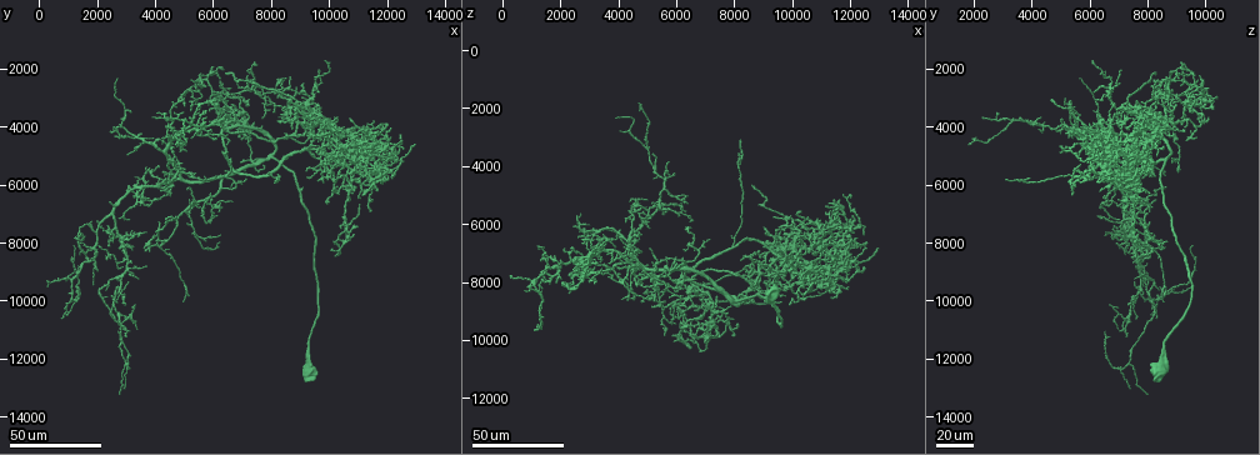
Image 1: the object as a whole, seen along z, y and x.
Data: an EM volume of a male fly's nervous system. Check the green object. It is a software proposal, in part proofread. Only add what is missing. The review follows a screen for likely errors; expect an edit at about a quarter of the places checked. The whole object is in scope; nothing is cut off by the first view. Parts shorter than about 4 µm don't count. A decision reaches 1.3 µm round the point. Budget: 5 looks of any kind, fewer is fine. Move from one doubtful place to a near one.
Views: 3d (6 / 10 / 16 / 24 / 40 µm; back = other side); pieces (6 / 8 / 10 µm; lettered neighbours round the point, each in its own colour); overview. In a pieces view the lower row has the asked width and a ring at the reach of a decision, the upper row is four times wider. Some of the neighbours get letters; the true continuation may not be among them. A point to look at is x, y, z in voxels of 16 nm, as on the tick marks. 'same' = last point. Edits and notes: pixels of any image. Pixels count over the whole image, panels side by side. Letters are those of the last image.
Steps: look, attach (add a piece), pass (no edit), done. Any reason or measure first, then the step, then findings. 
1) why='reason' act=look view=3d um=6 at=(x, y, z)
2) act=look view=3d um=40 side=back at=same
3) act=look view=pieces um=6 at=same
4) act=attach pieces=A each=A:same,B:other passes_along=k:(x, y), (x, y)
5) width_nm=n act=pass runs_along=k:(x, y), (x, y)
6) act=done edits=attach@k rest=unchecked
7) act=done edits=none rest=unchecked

act=look view=3d um=40 at=(12400, 4300, 6300)

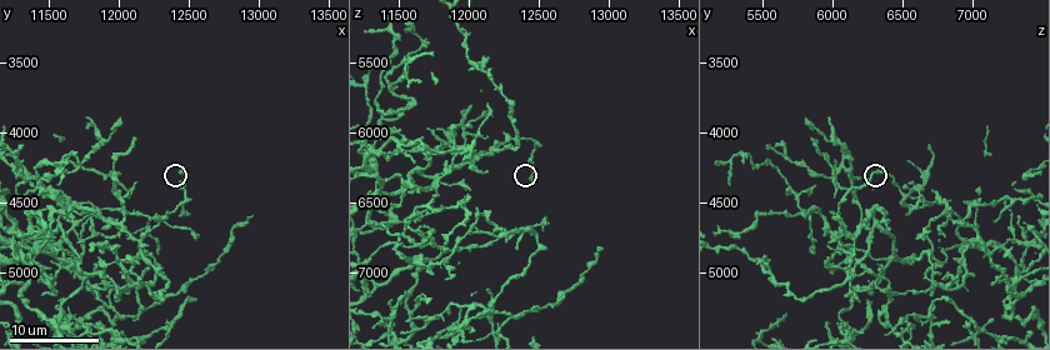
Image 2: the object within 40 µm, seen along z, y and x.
act=look view=pieces um=6 at=(12480, 4260, 6360)

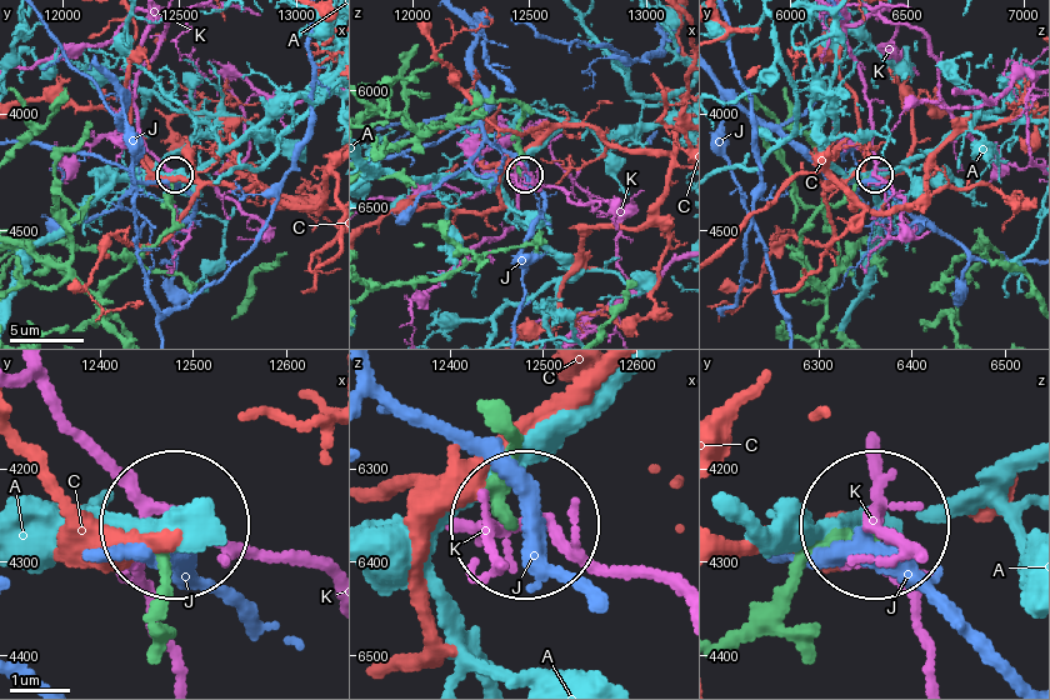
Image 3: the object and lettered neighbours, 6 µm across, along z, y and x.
act=pass each=A:other,C:other,J:other,K:other runs_along=3:(858, 244), (824, 293), (804, 266), (803, 233), (871, 178) found='no lettered piece goes on from it'

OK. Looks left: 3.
why='free end' act=look view=3d um=40 at=(11000, 7400, 7300)

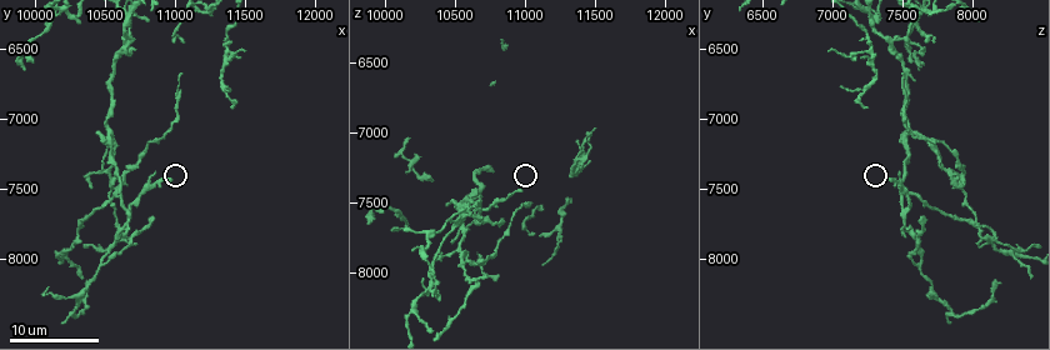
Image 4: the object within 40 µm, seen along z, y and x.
why='what lies round it' act=look view=pieces um=10 at=(10980, 7440, 7400)

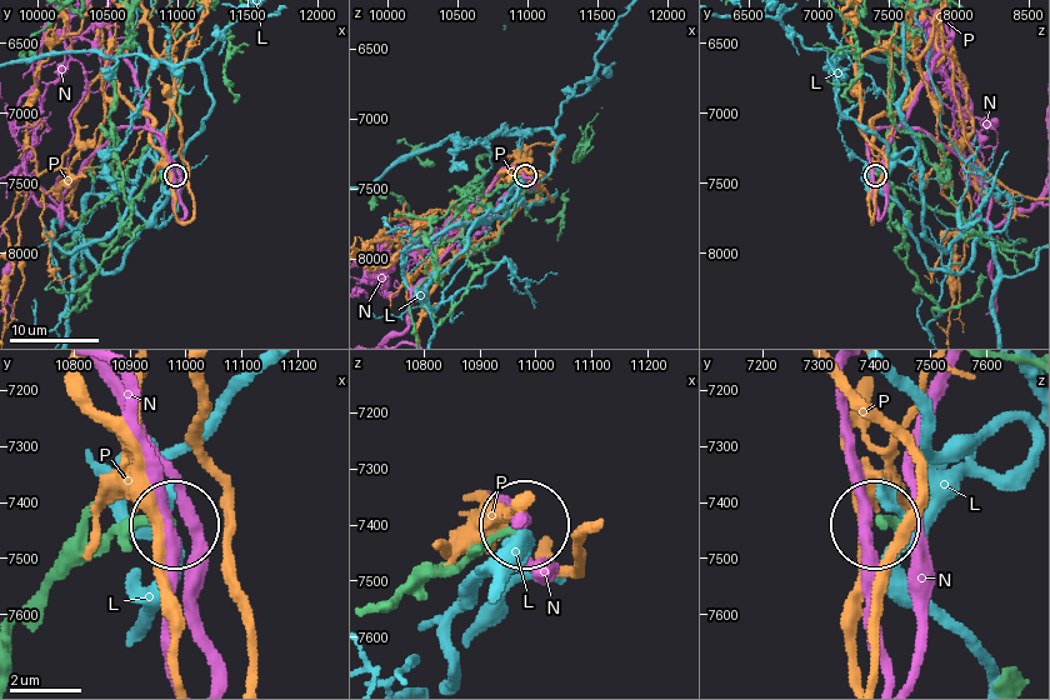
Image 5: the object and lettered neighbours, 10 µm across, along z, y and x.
act=pass each=L:other,N:other,P:other runs_along=5:(25, 611), (143, 525), (175, 523) found='none of them fits'

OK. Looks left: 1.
act=done edits=none rest=unchecked

